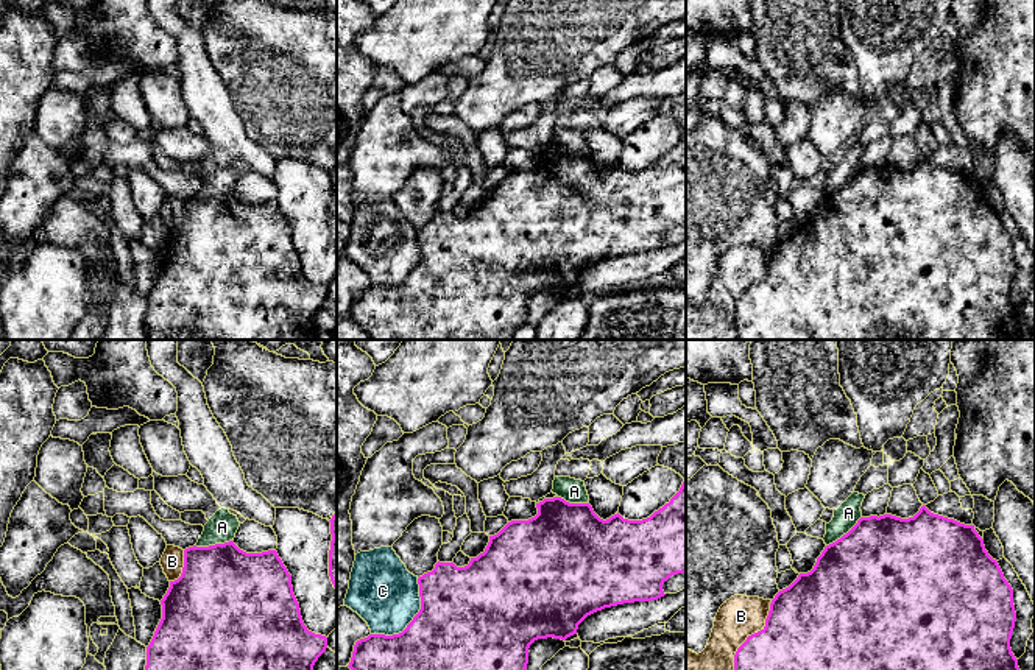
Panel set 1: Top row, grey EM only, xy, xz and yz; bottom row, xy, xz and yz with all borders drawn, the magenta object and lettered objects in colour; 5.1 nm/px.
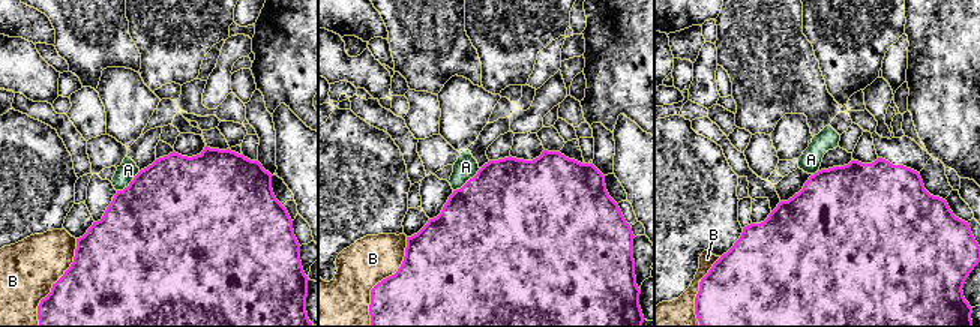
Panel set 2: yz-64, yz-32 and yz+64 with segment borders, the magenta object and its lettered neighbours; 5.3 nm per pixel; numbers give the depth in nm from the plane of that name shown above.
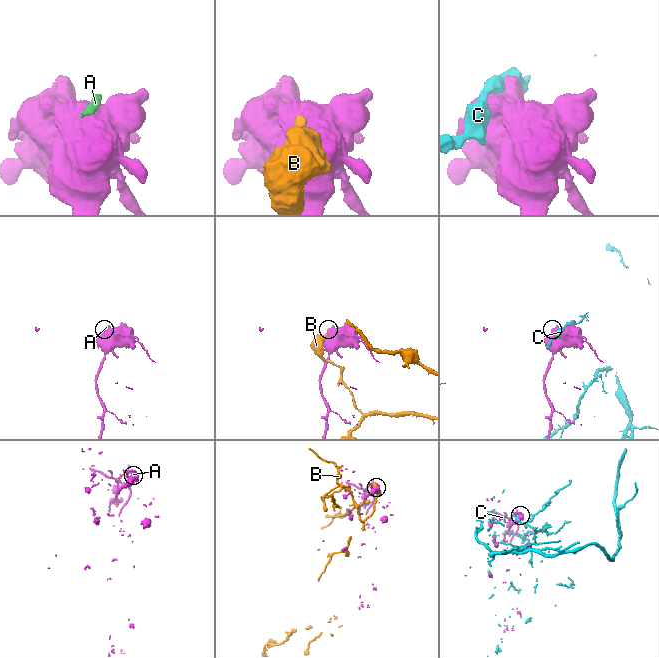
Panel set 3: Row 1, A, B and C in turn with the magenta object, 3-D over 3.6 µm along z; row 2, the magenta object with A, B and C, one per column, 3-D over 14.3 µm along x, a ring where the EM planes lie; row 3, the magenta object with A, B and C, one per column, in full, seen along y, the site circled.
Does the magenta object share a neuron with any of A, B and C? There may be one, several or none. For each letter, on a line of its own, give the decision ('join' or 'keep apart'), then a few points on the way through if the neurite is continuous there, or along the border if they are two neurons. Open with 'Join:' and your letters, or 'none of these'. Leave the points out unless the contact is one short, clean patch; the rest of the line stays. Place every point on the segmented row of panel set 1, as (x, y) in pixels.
Join: none of these
A: keep apart; border xy (233, 539), (223, 544), (195, 546)
B: keep apart
C: keep apart

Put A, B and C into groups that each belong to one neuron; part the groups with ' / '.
A / B / C

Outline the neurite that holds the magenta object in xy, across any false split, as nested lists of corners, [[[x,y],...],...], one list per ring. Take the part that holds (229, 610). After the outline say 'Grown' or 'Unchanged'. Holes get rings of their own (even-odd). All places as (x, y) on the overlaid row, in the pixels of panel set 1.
[[[234,541],[209,547],[189,547],[184,550],[182,573],[178,580],[170,581],[170,587],[161,600],[161,605],[162,619],[147,647],[145,670],[313,670],[315,662],[327,648],[327,637],[309,631],[304,625],[299,603],[293,594],[291,575],[276,550],[246,553],[240,550]]]. Unchanged

